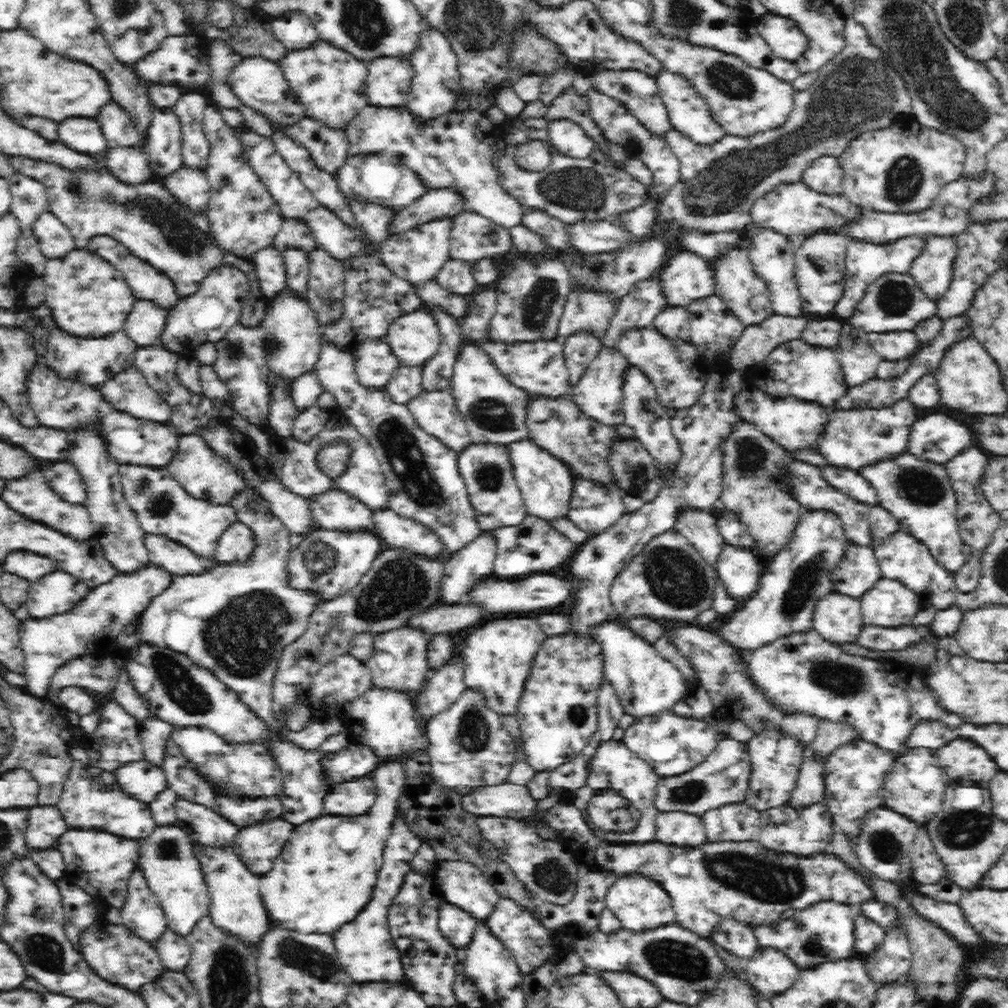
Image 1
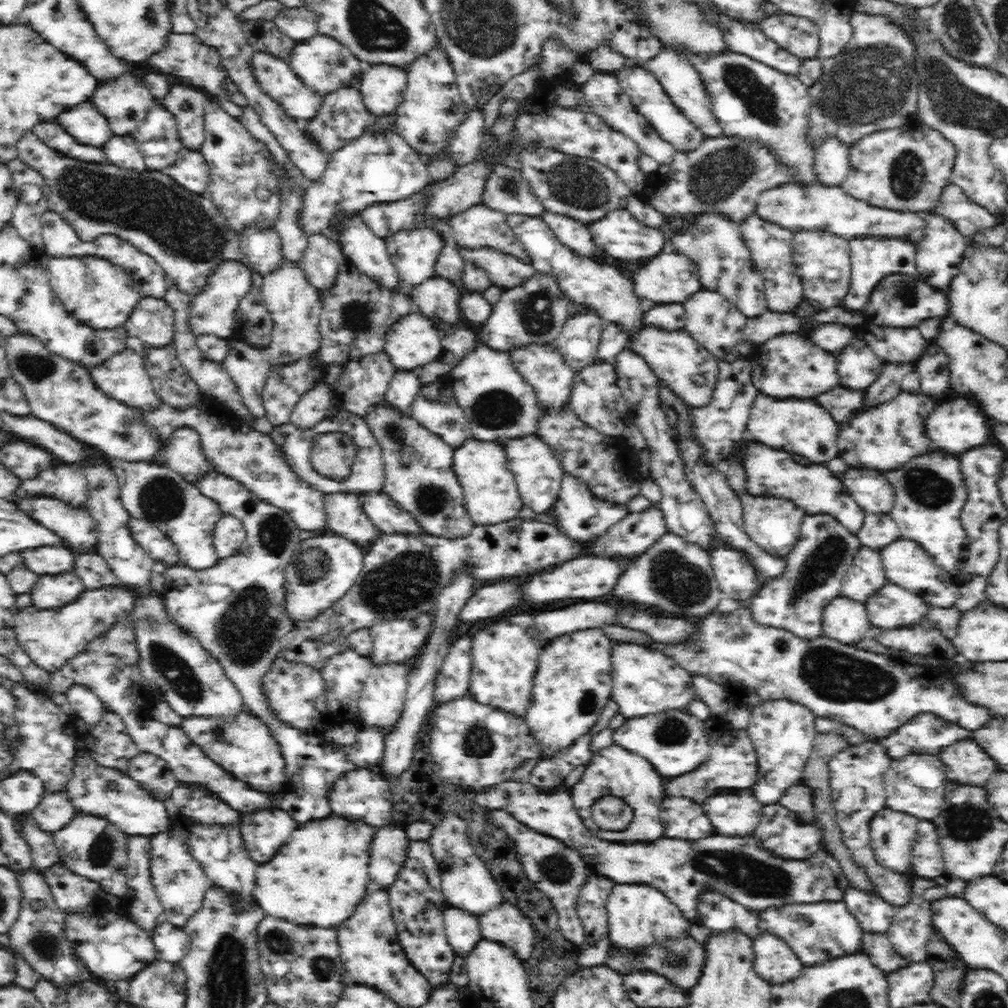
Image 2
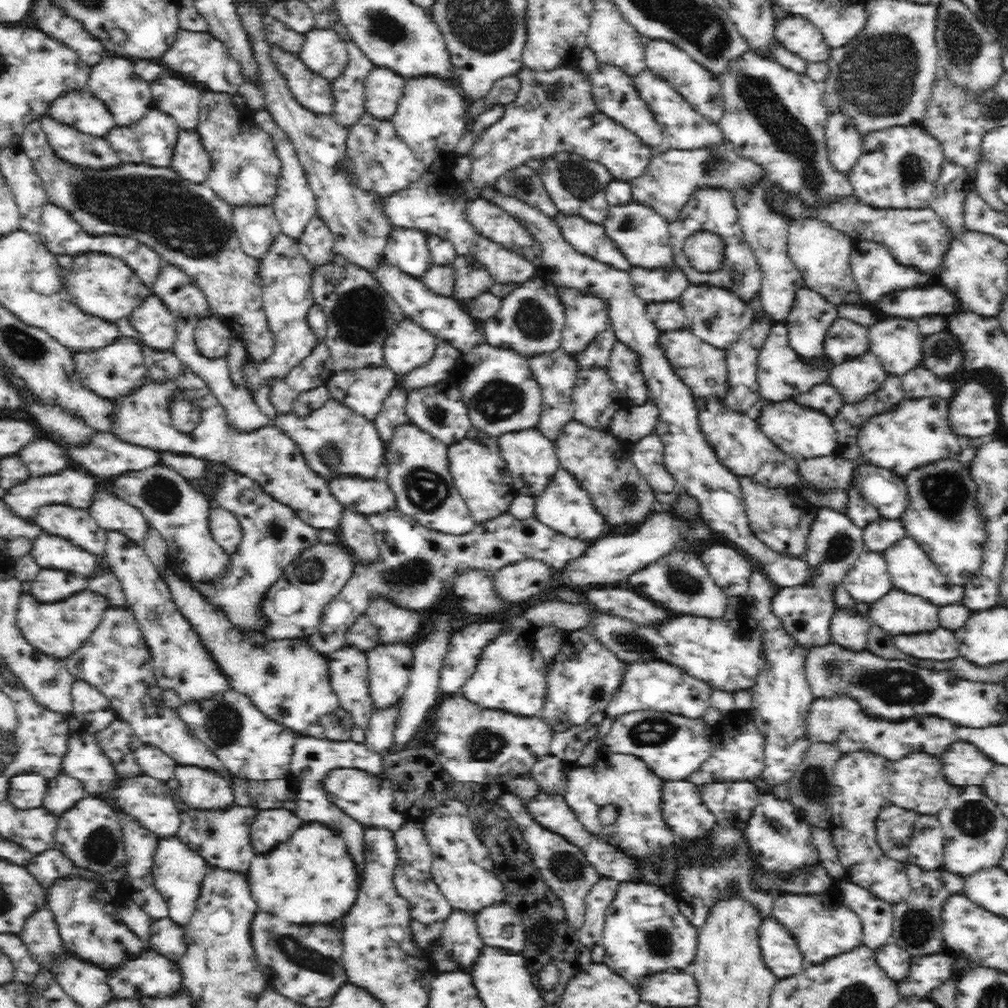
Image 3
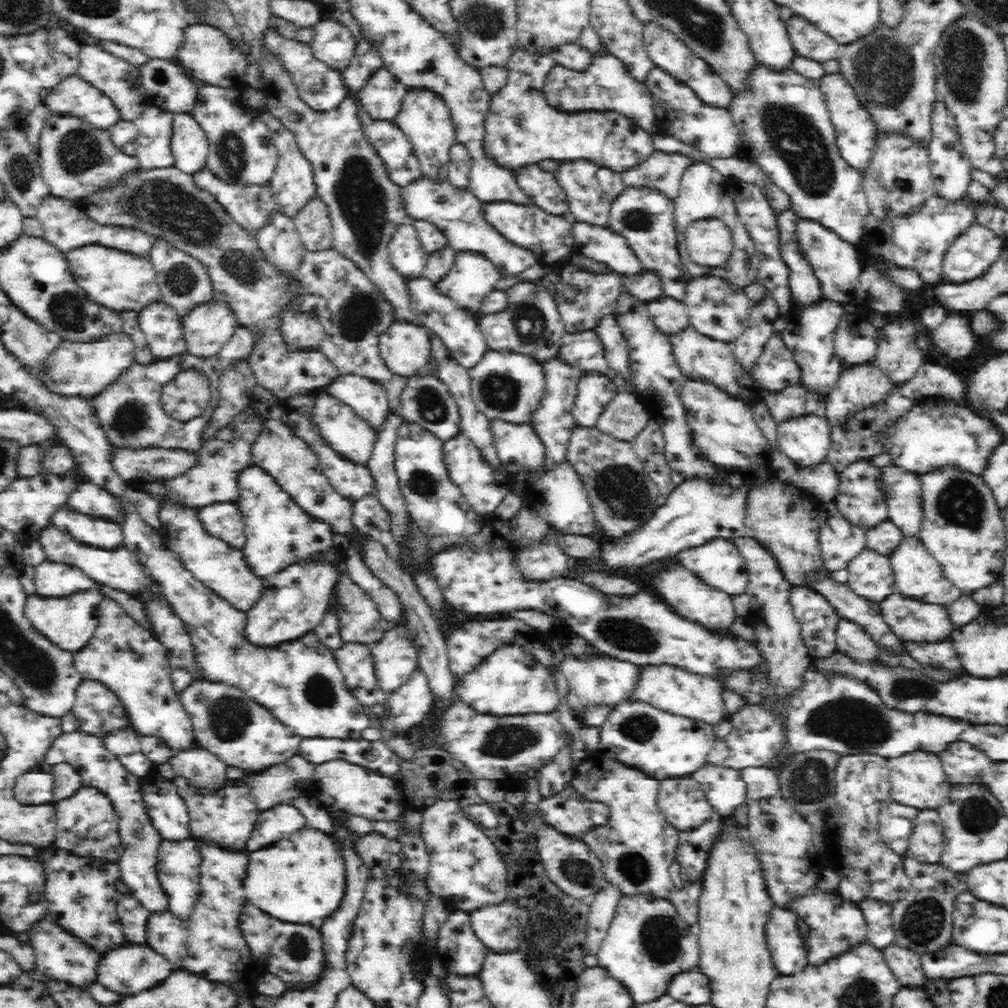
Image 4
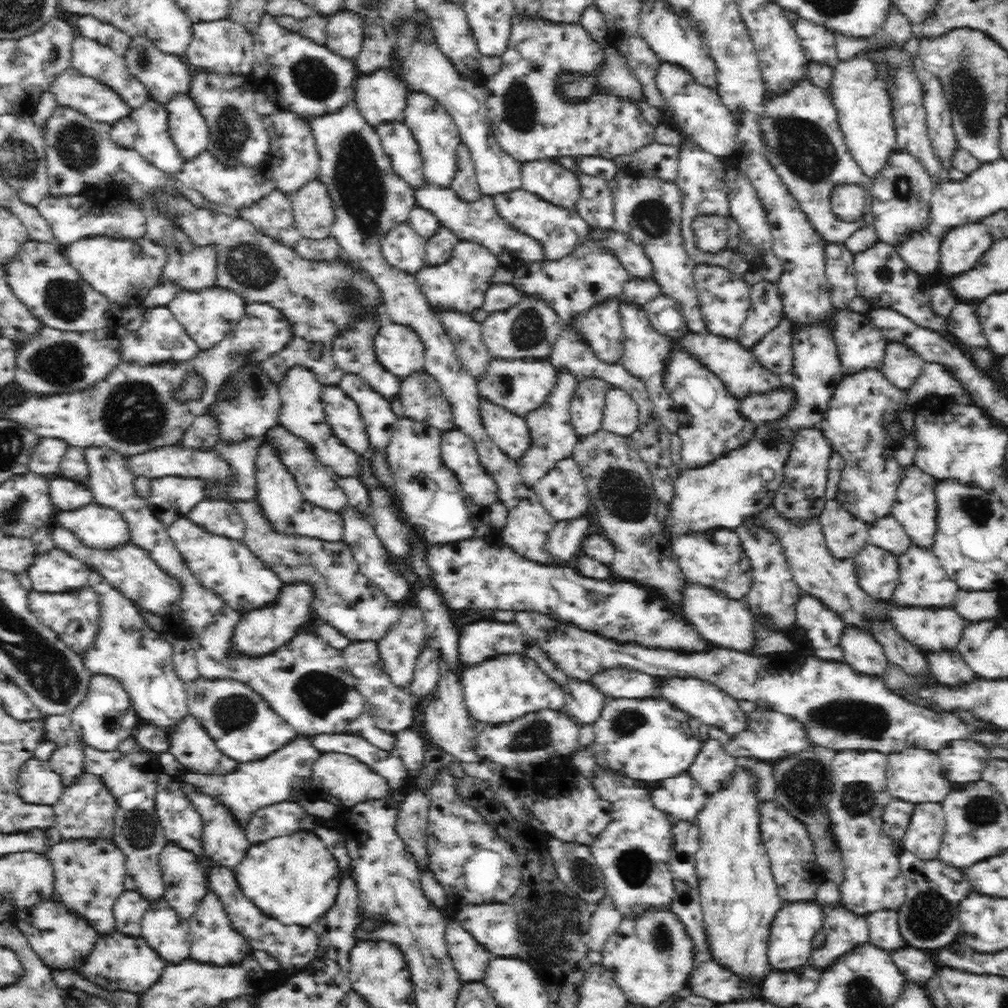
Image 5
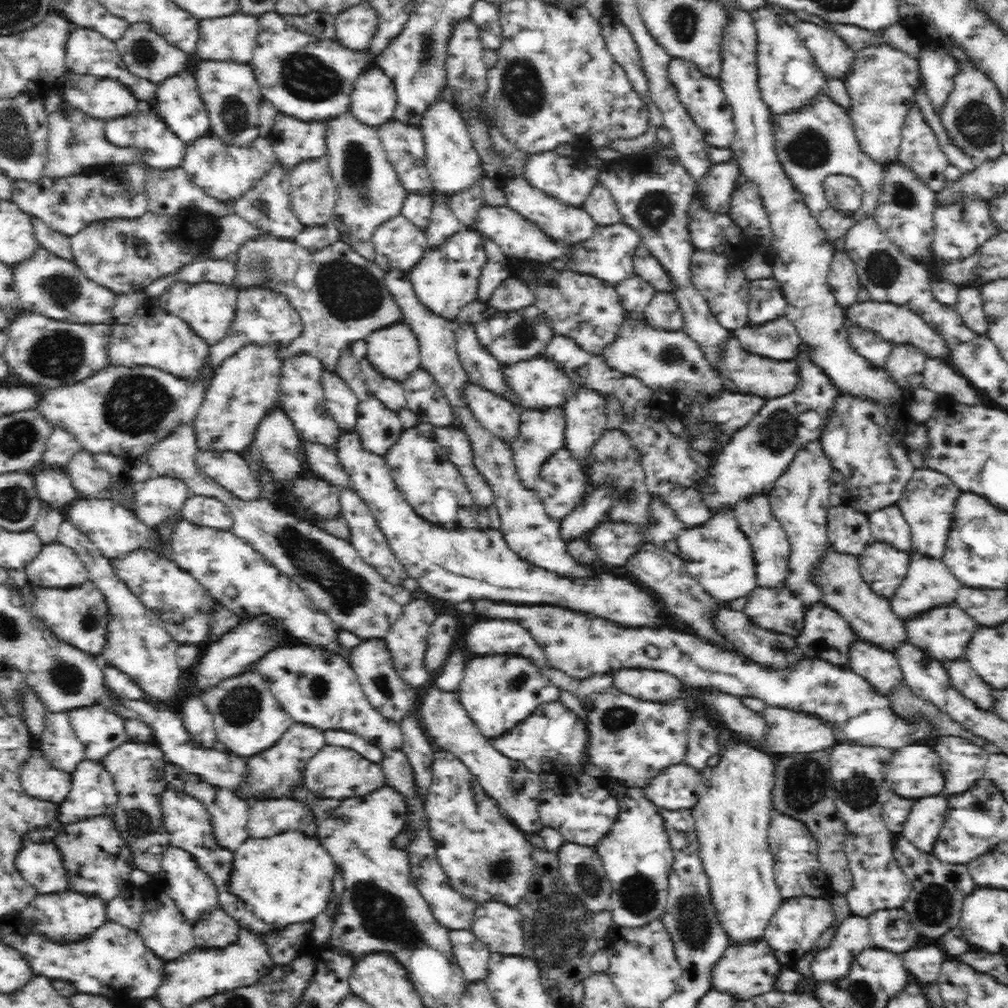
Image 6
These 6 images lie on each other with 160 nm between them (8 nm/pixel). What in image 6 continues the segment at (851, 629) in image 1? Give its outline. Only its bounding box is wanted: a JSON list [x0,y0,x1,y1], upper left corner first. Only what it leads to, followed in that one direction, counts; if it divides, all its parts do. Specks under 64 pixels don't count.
[848,640,905,695]

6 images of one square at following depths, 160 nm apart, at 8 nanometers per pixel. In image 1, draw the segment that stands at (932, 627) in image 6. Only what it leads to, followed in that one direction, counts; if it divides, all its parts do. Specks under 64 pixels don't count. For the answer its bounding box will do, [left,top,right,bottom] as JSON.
[859,578,923,628]

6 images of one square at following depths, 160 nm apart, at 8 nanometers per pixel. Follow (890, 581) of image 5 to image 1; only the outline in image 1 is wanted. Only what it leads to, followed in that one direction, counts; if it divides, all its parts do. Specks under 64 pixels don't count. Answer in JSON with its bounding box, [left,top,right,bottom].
[834,545,883,598]

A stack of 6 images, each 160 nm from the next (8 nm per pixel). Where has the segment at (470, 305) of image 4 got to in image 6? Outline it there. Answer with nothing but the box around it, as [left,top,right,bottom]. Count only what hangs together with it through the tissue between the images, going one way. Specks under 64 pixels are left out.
[408,228,485,320]

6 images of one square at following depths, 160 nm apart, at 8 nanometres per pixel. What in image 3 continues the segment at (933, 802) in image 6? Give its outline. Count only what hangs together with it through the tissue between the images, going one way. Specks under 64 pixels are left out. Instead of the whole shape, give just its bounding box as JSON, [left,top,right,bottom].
[906,814,944,870]

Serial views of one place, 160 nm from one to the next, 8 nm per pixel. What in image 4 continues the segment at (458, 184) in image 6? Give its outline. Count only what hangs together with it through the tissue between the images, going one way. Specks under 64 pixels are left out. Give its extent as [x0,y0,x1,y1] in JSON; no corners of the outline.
[393,90,457,183]

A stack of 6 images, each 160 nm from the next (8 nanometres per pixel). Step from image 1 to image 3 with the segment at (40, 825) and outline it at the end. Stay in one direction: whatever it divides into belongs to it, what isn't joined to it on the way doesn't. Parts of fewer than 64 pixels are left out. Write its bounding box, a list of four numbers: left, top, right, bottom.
[42,770,88,816]

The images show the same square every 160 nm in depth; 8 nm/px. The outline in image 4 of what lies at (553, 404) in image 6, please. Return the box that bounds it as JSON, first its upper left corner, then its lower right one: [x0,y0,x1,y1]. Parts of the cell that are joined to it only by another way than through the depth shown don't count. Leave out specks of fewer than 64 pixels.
[468,349,546,423]

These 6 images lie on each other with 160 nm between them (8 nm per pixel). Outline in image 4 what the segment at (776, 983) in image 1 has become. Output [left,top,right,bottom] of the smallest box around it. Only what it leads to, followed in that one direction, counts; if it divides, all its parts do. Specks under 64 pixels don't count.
[766,907,808,975]

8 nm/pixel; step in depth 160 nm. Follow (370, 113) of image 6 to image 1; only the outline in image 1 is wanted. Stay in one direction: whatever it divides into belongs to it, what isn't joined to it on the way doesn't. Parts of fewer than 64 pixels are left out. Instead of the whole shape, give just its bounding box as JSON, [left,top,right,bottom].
[365,58,413,108]

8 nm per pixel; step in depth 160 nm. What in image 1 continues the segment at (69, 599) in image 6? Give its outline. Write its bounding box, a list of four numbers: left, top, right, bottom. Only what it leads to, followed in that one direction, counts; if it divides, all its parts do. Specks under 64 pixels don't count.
[19,565,172,697]

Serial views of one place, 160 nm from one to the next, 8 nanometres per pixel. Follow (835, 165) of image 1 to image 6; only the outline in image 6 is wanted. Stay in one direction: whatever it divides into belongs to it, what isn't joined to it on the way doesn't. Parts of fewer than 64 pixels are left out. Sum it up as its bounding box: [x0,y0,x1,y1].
[844,43,922,165]

